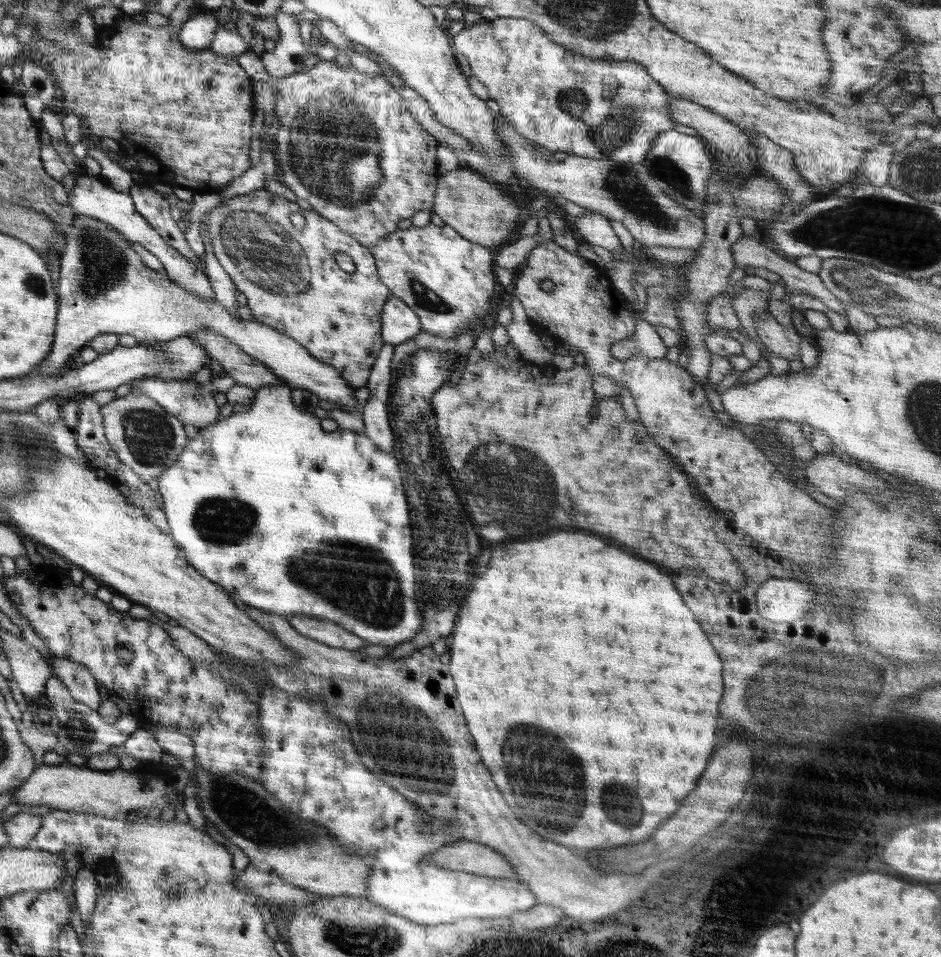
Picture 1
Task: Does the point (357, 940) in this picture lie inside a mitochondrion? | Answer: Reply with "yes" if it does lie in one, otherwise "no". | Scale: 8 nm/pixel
yes

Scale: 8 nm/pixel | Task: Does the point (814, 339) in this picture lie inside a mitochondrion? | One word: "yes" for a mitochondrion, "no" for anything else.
no

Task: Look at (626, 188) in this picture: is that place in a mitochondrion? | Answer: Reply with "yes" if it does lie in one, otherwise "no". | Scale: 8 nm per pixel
yes

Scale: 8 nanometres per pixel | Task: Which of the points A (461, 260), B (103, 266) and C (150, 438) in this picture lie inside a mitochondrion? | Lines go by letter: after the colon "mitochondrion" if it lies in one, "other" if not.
A: other
B: mitochondrion
C: mitochondrion

